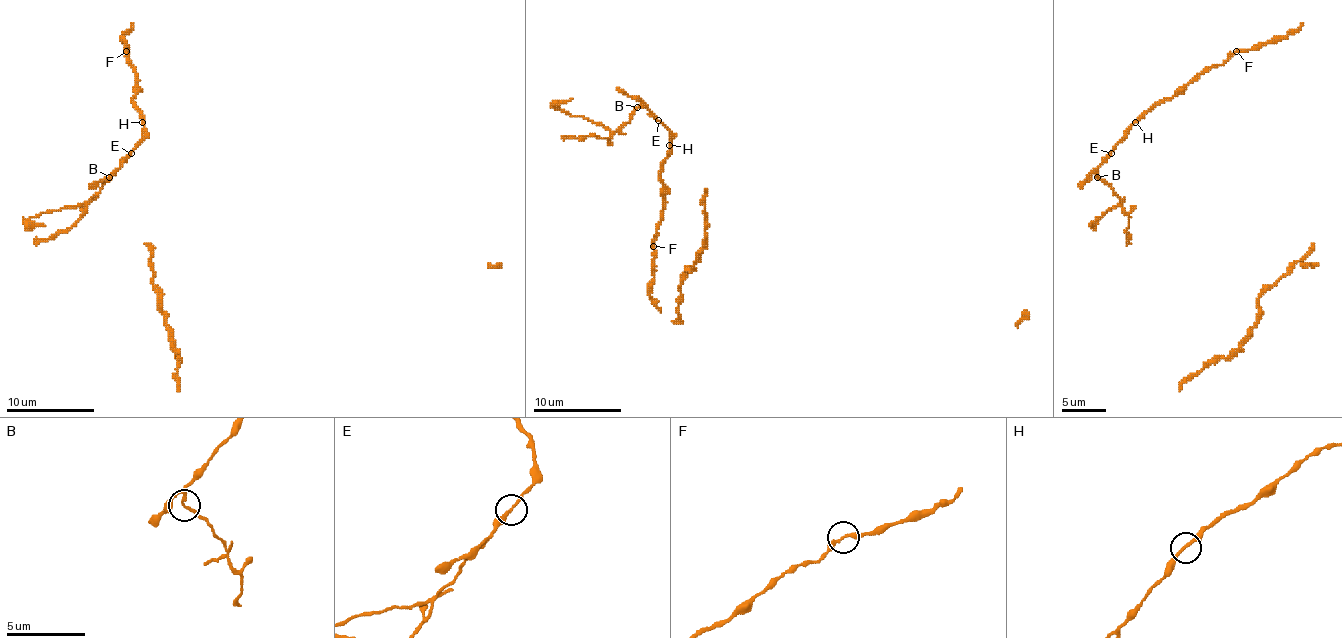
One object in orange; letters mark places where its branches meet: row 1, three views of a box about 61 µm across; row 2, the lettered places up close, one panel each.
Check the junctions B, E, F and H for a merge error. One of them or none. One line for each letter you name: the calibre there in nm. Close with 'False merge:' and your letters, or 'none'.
B: 180 nm
False merge: B

